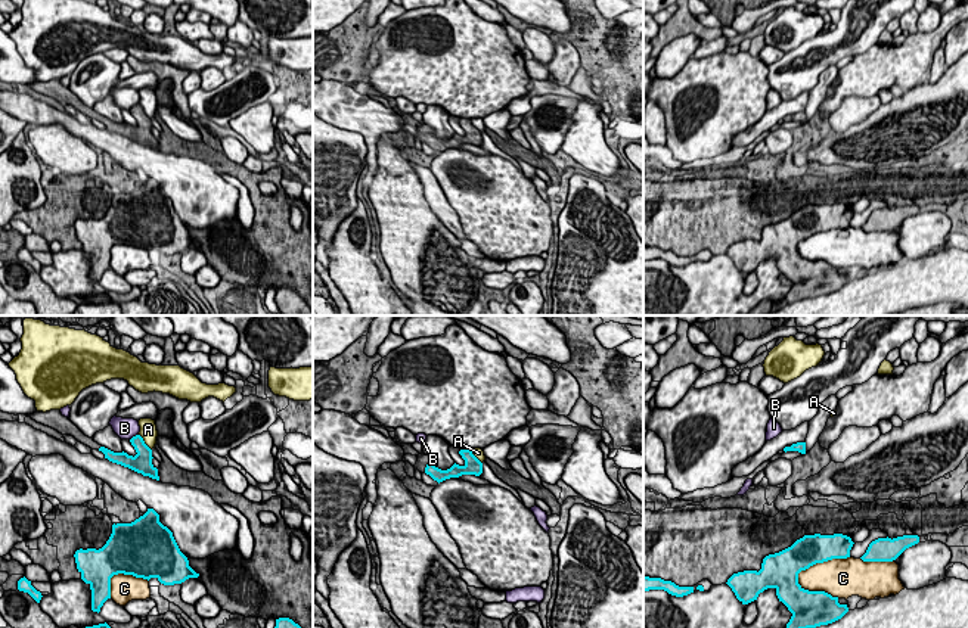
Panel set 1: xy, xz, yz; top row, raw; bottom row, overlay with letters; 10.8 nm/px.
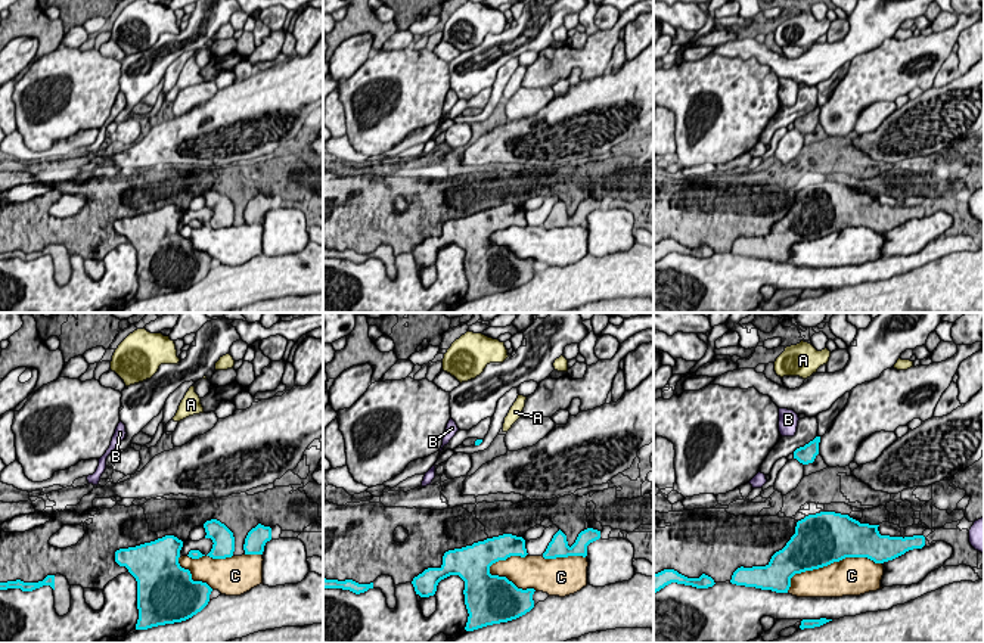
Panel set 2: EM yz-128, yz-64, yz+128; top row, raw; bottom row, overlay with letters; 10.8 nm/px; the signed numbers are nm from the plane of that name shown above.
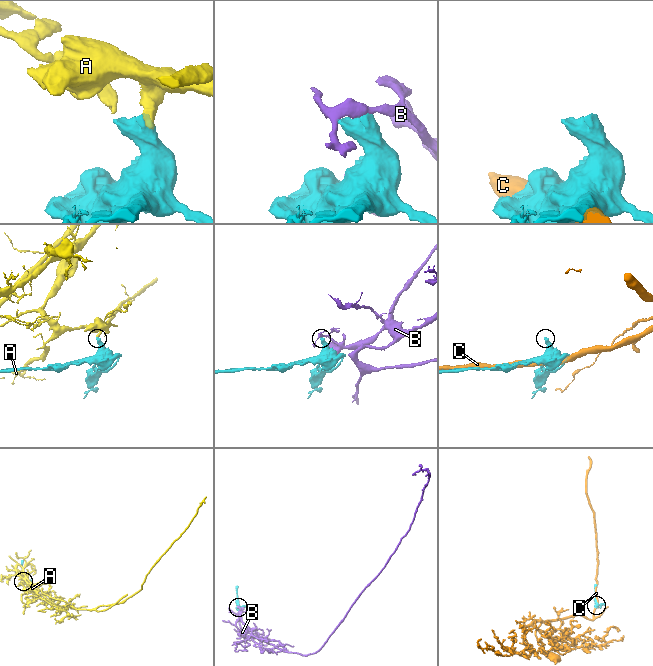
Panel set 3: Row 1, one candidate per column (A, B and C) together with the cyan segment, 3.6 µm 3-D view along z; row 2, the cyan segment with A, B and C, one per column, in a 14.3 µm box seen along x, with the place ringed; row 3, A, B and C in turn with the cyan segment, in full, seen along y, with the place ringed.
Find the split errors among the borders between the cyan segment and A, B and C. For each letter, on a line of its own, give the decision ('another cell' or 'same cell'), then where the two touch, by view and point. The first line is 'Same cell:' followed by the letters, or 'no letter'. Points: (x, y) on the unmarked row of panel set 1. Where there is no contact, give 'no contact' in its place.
Same cell: no letter
A: another cell | xy (143, 112)
B: another cell | xy (133, 106)
C: another cell | yz (819, 232)

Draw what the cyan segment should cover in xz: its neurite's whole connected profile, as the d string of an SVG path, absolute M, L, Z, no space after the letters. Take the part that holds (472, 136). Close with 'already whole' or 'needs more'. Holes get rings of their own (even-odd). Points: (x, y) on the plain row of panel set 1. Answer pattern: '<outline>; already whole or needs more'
M460 119L459 124L465 130L463 136L454 133L450 139L441 140L434 136L429 125L419 124L418 131L413 137L421 143L429 144L438 153L450 147L459 147L462 144L480 146L483 143L483 133L472 124L472 119Z; needs more

